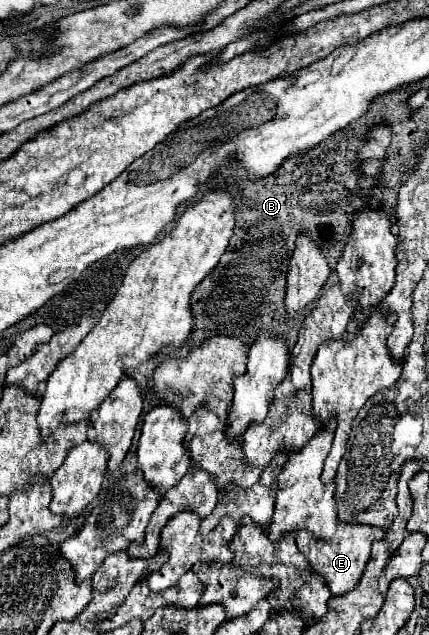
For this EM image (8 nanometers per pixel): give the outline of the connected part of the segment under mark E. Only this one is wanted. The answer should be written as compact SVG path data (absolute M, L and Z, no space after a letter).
M339 524L335 536L327 542L315 540L307 532L299 532L295 536L295 540L297 540L297 548L301 550L301 554L309 560L309 566L319 576L325 578L327 588L331 590L331 596L343 596L343 594L351 592L351 588L355 588L355 584L359 584L359 580L365 572L367 560L369 560L371 544L383 536L385 536L383 528L361 526L361 524Z

